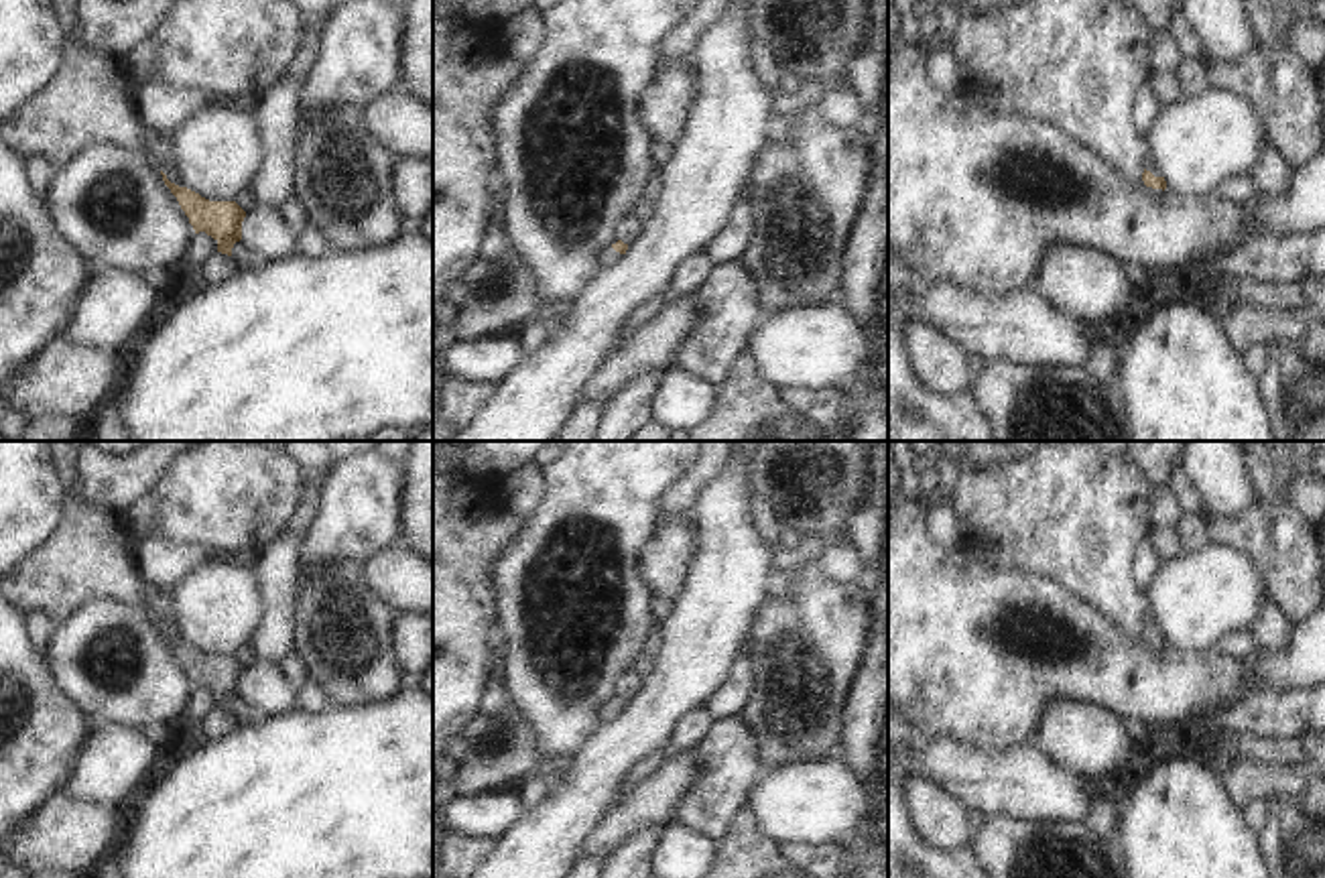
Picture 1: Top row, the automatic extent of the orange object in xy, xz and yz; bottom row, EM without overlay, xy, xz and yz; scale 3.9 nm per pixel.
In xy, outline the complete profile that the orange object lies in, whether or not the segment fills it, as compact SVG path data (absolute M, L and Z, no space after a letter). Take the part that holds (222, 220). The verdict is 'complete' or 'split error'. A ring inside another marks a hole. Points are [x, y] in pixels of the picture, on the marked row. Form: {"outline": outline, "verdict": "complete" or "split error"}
{"outline": "M163 171L161 175L195 234L205 232L217 242L217 252L232 256L234 244L242 240L246 211L236 201L209 201L187 187L171 183Z", "verdict": "complete"}

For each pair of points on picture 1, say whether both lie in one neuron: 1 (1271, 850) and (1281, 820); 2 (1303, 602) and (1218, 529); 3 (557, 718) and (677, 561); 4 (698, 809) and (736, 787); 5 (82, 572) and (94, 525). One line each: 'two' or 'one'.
1: one
2: one
3: two
4: one
5: one

